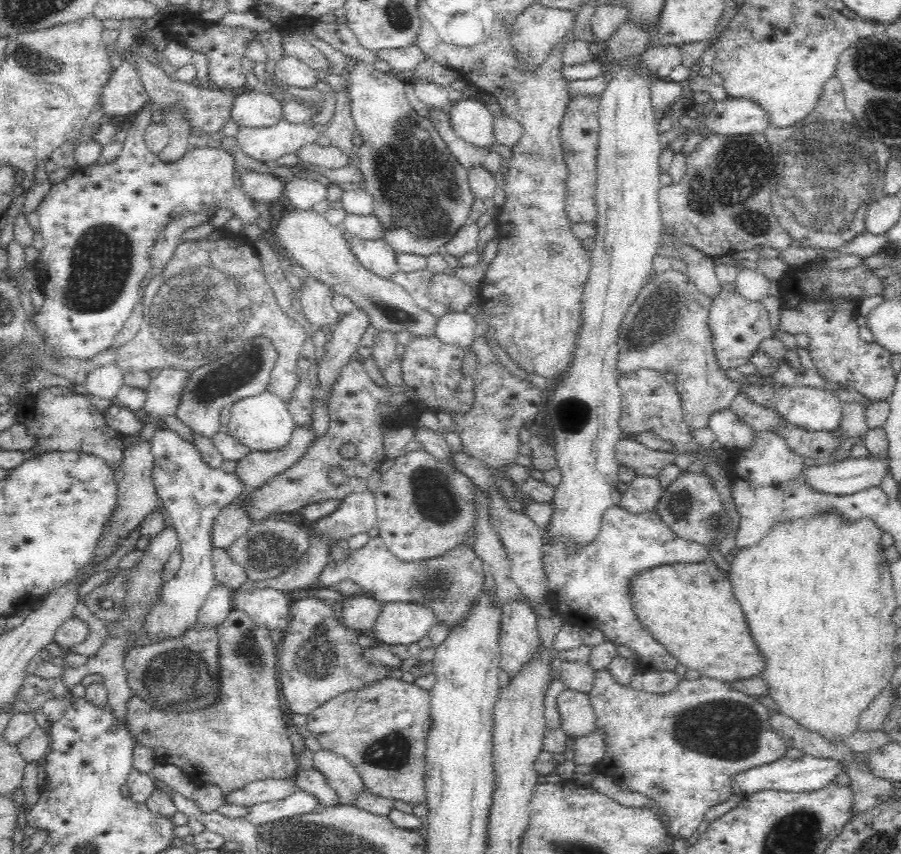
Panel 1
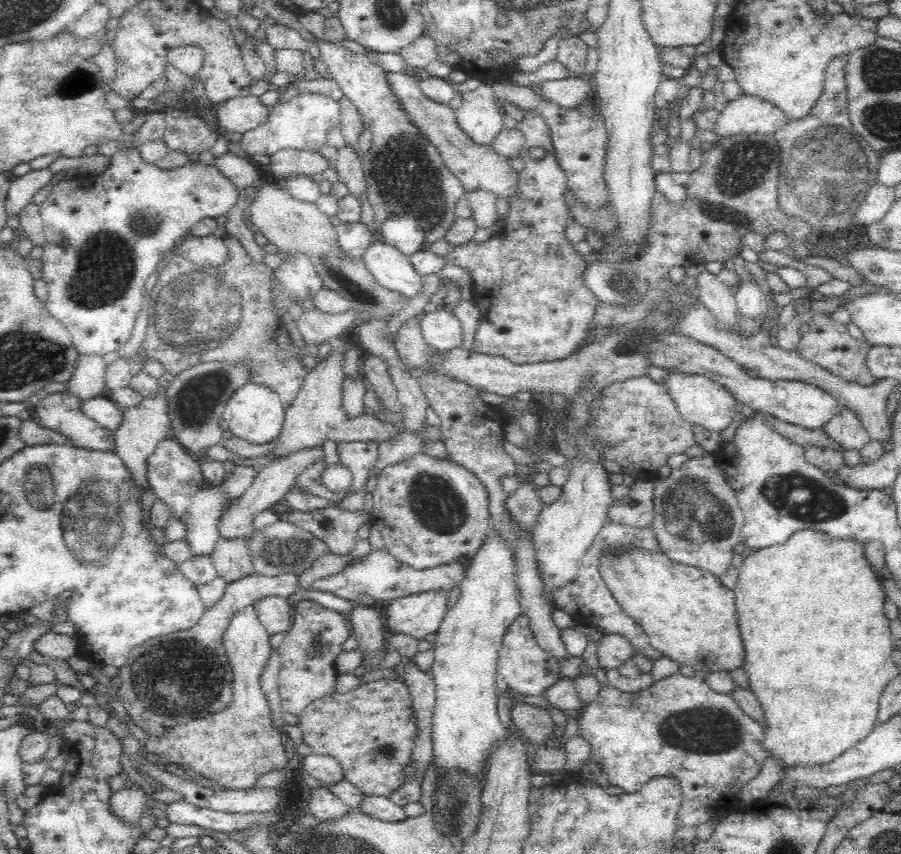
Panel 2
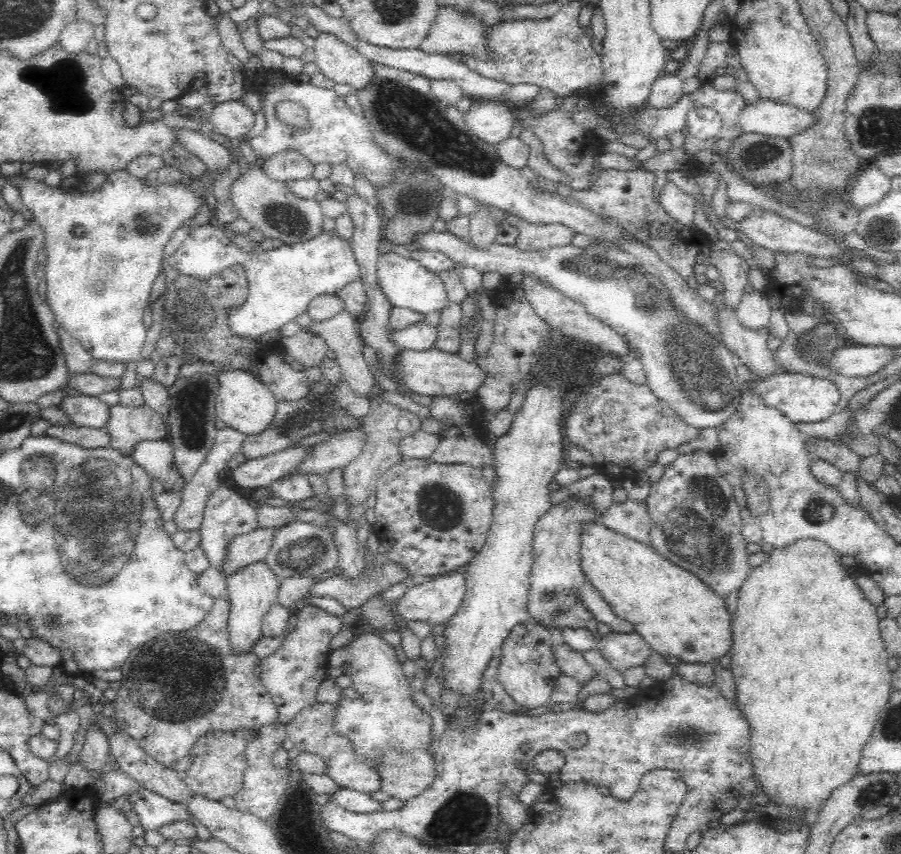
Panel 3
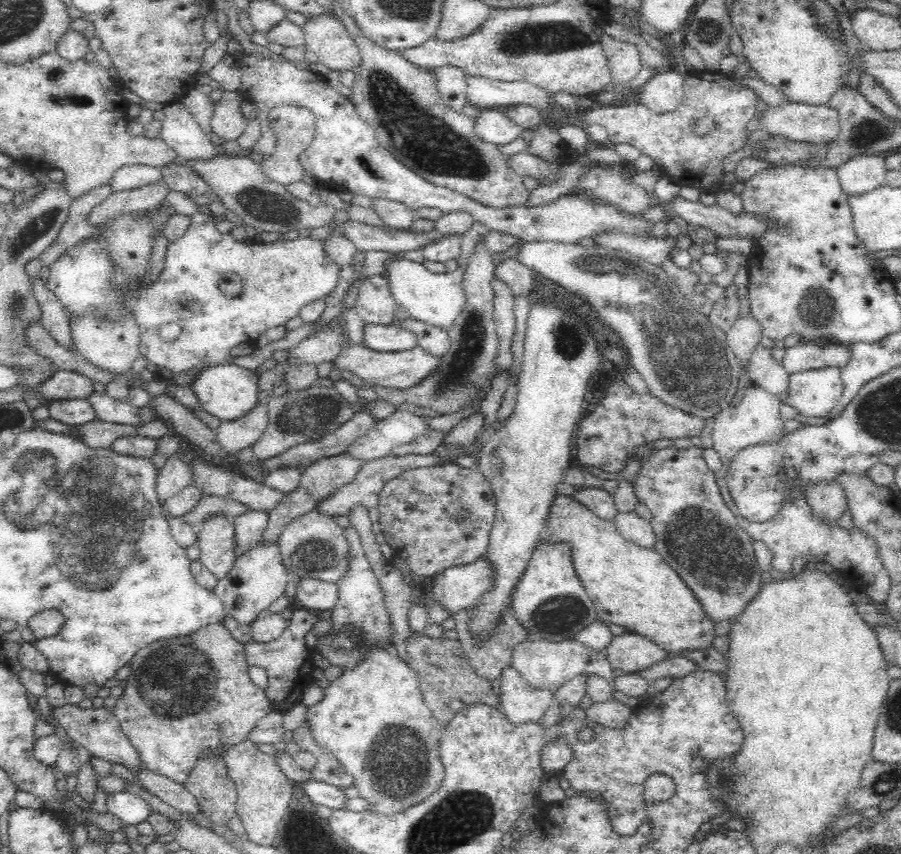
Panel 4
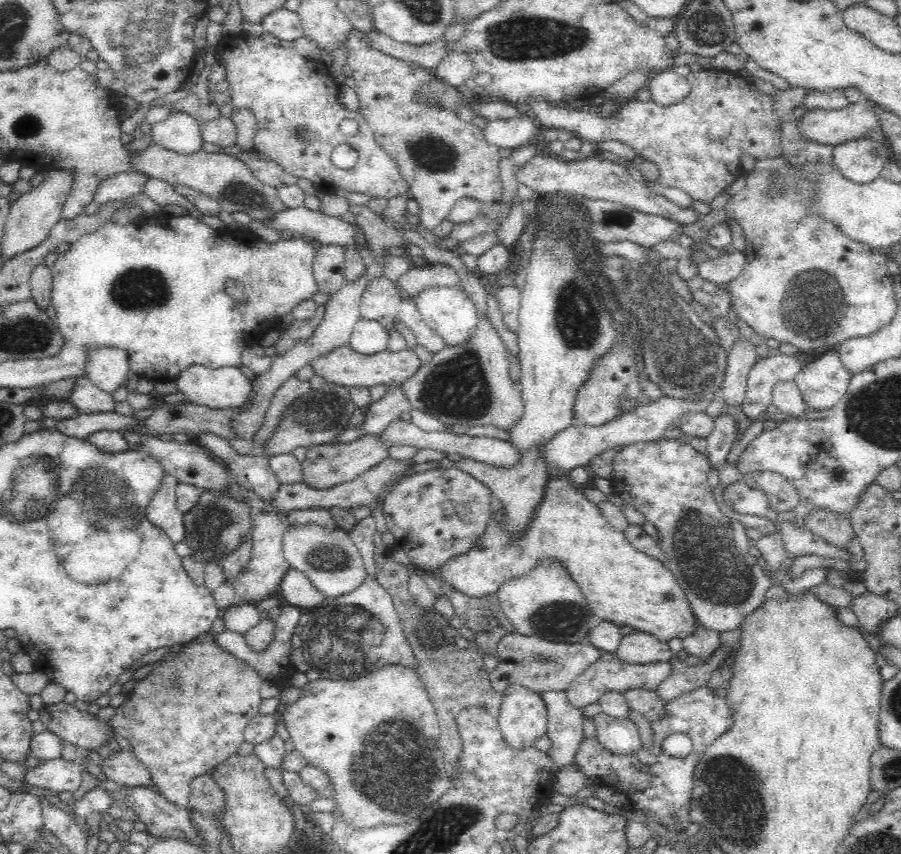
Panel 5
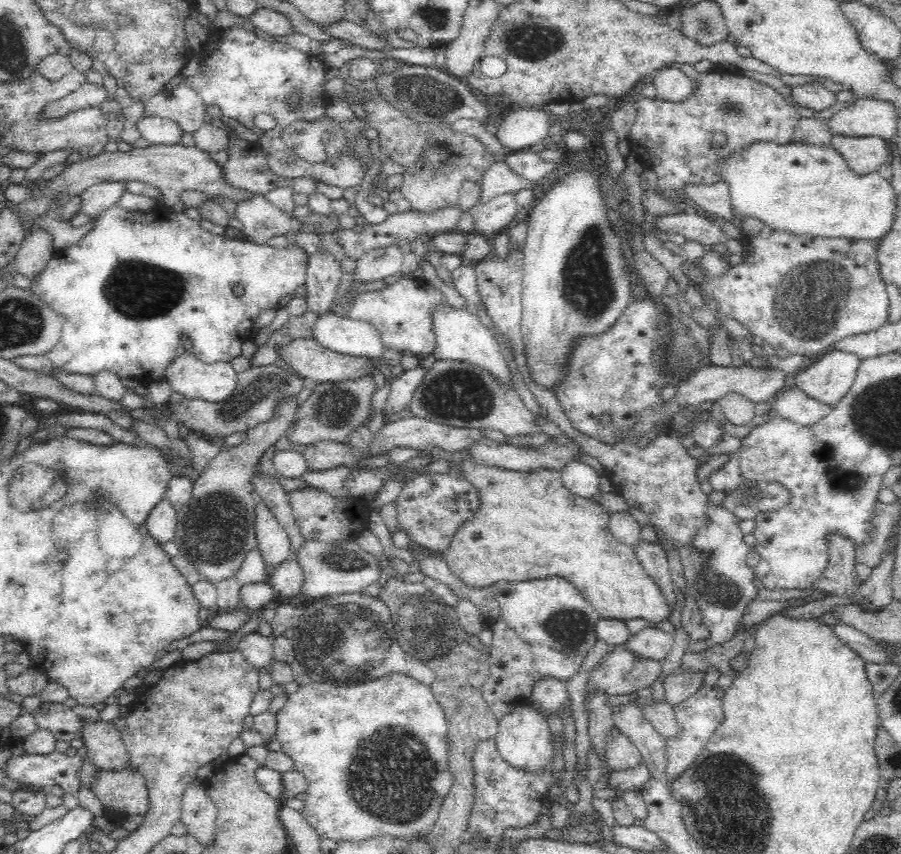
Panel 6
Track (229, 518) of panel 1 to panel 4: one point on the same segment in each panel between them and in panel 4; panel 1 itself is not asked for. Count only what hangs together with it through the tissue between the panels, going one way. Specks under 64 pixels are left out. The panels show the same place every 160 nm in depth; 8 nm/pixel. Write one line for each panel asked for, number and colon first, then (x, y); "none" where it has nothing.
2: (274, 481)
3: (339, 451)
4: (401, 427)

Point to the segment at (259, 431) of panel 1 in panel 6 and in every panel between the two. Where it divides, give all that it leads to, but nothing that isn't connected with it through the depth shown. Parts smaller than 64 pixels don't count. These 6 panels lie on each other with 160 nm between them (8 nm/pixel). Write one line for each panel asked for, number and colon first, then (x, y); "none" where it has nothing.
2: (254, 413)
3: (242, 402)
4: (228, 391)
5: (227, 387)
6: (186, 374)

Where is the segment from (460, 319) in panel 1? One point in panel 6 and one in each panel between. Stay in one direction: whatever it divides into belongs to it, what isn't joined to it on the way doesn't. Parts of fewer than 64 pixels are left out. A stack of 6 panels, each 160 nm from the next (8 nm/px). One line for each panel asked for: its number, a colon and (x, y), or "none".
2: (441, 330)
3: (420, 336)
4: (380, 337)
5: (368, 337)
6: (341, 334)

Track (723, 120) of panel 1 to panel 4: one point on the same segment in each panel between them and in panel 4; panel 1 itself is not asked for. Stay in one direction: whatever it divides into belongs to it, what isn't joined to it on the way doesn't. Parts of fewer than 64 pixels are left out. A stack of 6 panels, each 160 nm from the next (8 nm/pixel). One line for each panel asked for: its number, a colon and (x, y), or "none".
2: (748, 115)
3: (766, 117)
4: (818, 124)

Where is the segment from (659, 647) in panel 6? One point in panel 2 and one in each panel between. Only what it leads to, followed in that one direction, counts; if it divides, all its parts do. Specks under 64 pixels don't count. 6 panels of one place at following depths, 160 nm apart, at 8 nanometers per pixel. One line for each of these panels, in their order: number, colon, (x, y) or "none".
2: (613, 650)
3: (623, 651)
4: (630, 651)
5: (639, 647)

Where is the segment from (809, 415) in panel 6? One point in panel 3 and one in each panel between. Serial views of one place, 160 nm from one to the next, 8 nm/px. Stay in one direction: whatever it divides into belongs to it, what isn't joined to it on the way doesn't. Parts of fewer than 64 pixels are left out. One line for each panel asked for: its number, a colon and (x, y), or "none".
3: (749, 346)
4: (762, 369)
5: (786, 396)

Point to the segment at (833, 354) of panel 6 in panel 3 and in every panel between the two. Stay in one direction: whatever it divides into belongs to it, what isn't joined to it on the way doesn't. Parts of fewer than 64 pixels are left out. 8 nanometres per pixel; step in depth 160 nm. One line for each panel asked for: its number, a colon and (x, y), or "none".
3: (802, 398)
4: (812, 392)
5: (823, 382)

